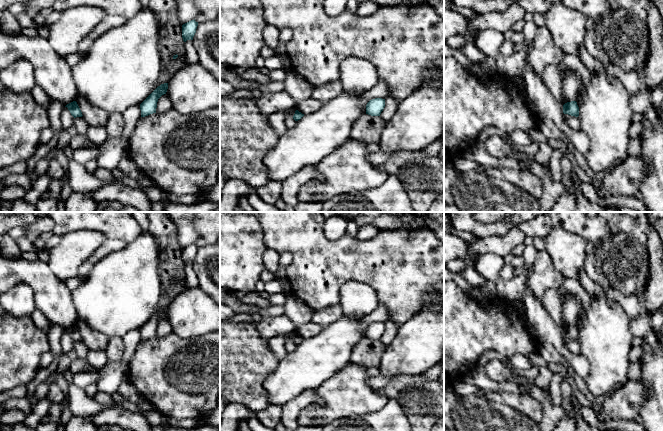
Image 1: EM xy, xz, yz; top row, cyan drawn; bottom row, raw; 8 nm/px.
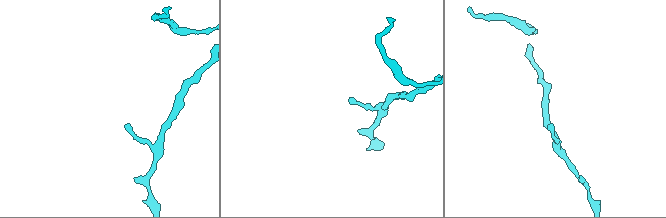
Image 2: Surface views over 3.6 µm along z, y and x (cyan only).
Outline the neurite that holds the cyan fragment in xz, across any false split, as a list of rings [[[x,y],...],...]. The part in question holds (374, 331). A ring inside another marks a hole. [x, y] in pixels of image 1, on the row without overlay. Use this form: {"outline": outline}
{"outline": [[[375,322],[370,324],[366,329],[366,338],[371,340],[380,340],[385,331],[385,323]]]}

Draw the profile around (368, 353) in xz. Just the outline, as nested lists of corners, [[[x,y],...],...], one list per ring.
[[[365,338],[352,349],[350,362],[364,366],[366,369],[379,368],[385,349],[386,345],[380,340]]]

